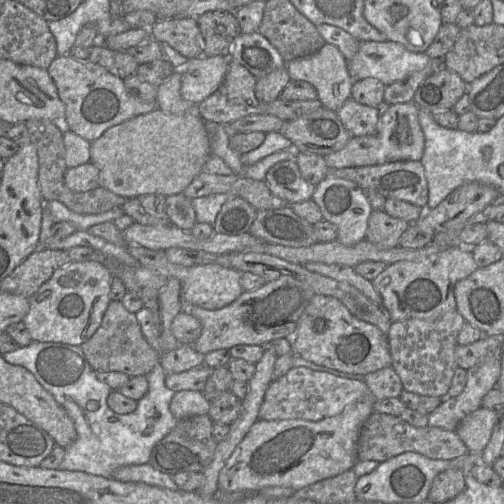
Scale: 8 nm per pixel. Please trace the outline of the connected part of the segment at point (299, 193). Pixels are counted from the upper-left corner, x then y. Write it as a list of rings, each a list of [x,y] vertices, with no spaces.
[[[293,160],[280,161],[270,167],[265,182],[274,196],[288,203],[309,200],[315,190],[315,186],[302,177]]]

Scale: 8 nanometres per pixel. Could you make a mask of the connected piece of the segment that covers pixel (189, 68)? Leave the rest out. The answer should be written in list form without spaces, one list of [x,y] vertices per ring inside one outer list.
[[[217,55],[189,60],[182,70],[180,94],[196,106],[215,92],[228,71],[230,58]]]

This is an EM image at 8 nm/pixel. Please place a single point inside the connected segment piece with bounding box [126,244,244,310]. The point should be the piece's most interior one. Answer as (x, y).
(209, 286)

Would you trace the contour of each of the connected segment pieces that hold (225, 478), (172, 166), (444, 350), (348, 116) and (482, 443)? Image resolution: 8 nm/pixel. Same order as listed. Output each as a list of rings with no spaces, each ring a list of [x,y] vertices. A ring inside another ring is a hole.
[[[356,402],[340,414],[319,421],[303,419],[263,420],[258,419],[237,445],[219,473],[219,490],[257,493],[264,488],[281,486],[294,490],[332,478],[354,467],[358,460],[358,438],[362,425],[373,412],[369,402]]]
[[[157,107],[149,113],[135,116],[108,128],[90,145],[90,162],[99,171],[100,186],[125,199],[142,194],[174,195],[183,190],[205,167],[210,152],[210,137],[204,120],[194,111],[184,114],[165,113]]]
[[[455,309],[436,320],[407,319],[392,322],[387,333],[391,366],[399,375],[403,389],[423,396],[445,398],[456,368],[457,336],[465,319]]]
[[[352,98],[347,99],[336,113],[352,137],[373,134],[380,118],[377,108],[360,104]]]
[[[480,407],[467,415],[455,431],[468,448],[469,453],[481,453],[487,446],[498,422],[499,413]]]

